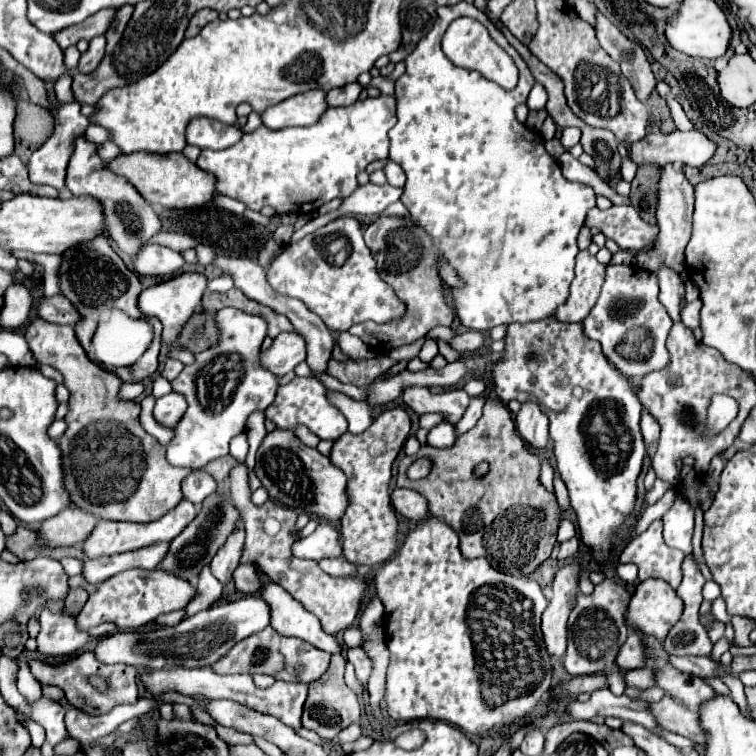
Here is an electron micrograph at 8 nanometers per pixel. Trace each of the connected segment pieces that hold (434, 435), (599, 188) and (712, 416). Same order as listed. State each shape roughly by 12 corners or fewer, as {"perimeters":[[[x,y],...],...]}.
{"perimeters":[[[442,421],[428,431],[428,445],[448,449],[458,439],[456,425]],[[570,153],[558,163],[568,181],[590,185],[596,195],[608,197],[614,205],[632,203],[630,197],[608,187],[590,167]],[[714,395],[708,405],[706,431],[722,433],[738,413],[736,399]]]}

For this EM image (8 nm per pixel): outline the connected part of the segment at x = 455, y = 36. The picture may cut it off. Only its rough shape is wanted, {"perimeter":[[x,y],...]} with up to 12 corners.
{"perimeter":[[470,17],[448,27],[442,49],[506,91],[518,69],[486,27]]}

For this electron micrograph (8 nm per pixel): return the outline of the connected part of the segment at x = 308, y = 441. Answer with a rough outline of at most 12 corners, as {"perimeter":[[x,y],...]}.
{"perimeter":[[292,429],[308,447],[316,447],[320,437],[308,429]]}

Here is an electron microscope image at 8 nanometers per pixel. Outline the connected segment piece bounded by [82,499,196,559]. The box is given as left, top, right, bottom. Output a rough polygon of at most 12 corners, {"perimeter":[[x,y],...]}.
{"perimeter":[[182,499],[154,523],[100,519],[86,557],[172,541],[196,509]]}

